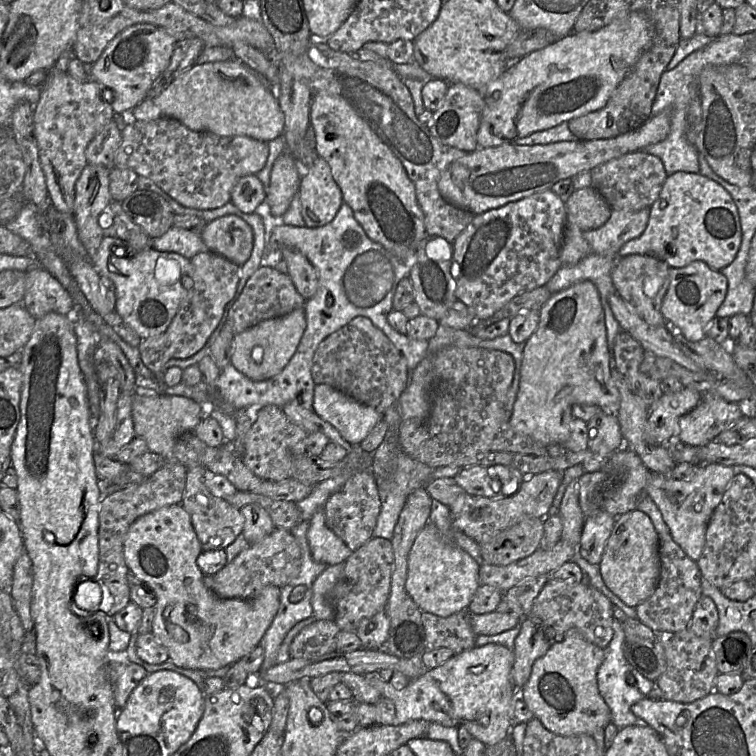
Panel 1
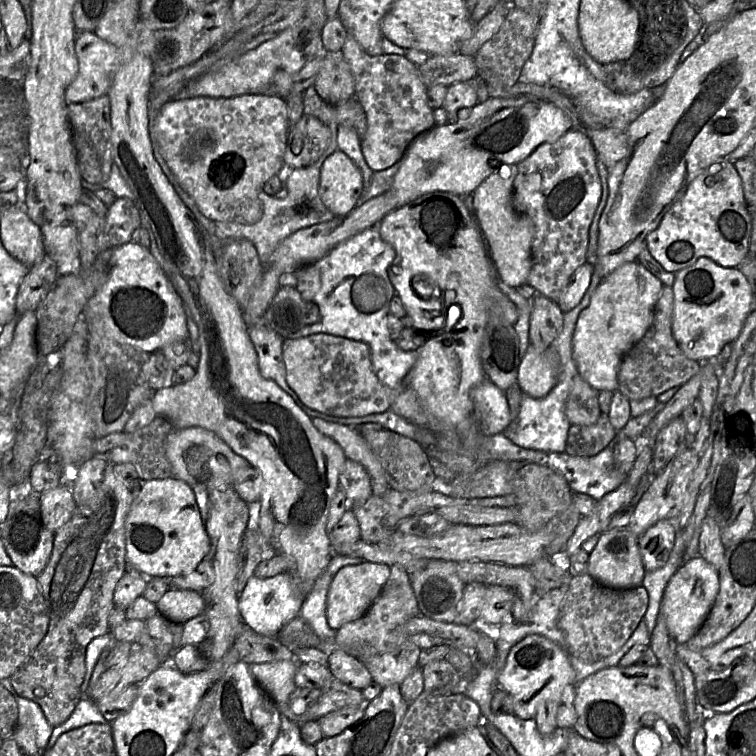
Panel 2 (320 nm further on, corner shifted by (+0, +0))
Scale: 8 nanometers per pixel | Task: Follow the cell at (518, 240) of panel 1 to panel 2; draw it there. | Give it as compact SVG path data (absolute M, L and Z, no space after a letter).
M574 128L569 129L556 141L540 145L525 160L517 164L517 173L513 181L512 203L515 210L519 214L529 217L533 221L535 226L535 234L531 247L532 266L527 279L527 285L534 287L537 294L543 295L551 299L552 301L558 303L564 291L566 290L570 277L579 267L581 267L586 263L587 245L589 240L589 228L593 216L595 214L595 211L597 209L600 196L601 196L601 182L597 168L597 153L586 132L584 132L581 129L574 129Z

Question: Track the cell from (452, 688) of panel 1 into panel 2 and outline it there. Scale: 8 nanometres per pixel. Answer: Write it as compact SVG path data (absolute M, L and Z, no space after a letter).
M535 634L526 636L511 648L505 666L497 676L497 684L512 698L512 715L522 720L534 718L538 706L545 700L562 704L565 689L575 683L576 674L567 648Z

